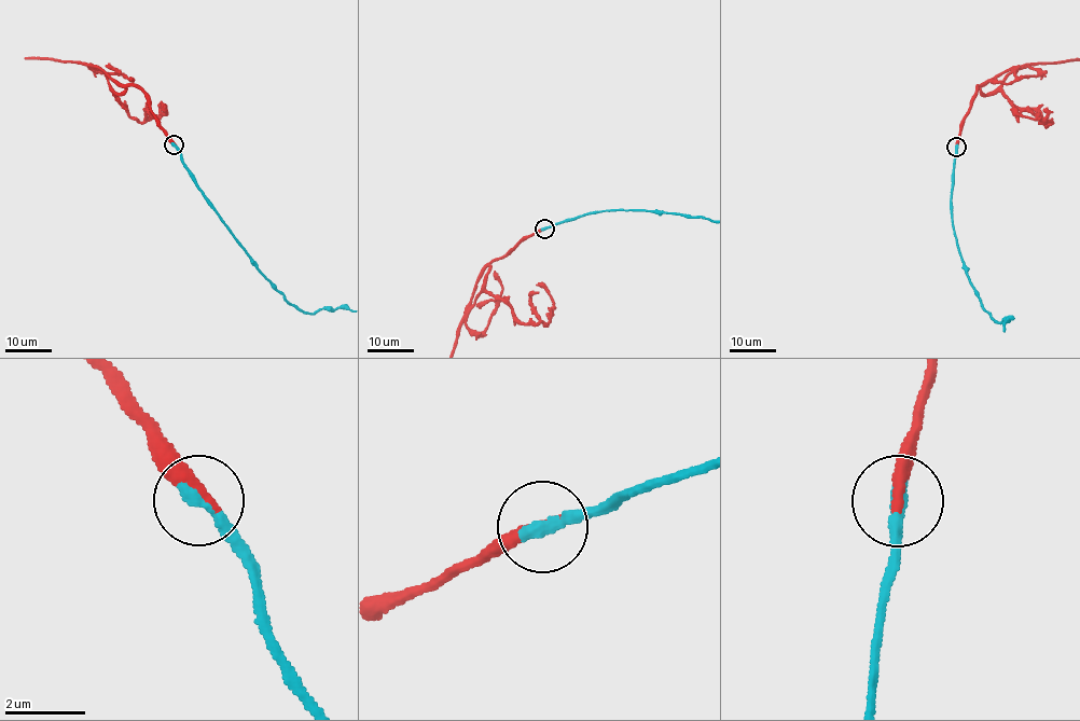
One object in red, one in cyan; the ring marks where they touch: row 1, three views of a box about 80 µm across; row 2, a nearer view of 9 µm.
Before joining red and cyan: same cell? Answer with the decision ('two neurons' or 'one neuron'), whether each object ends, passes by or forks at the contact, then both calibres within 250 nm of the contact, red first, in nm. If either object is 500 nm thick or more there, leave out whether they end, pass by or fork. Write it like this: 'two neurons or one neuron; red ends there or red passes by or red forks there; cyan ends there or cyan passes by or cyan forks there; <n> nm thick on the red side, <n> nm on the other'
one neuron; red ends there; cyan ends there; 360 nm thick on the red side, 380 nm on the other

